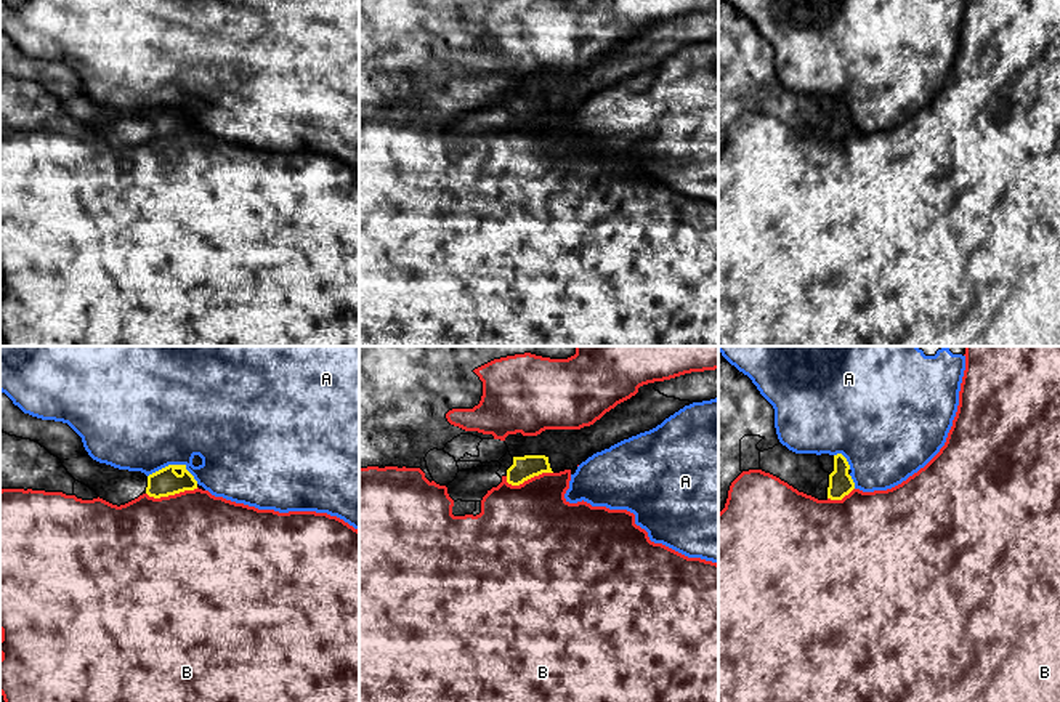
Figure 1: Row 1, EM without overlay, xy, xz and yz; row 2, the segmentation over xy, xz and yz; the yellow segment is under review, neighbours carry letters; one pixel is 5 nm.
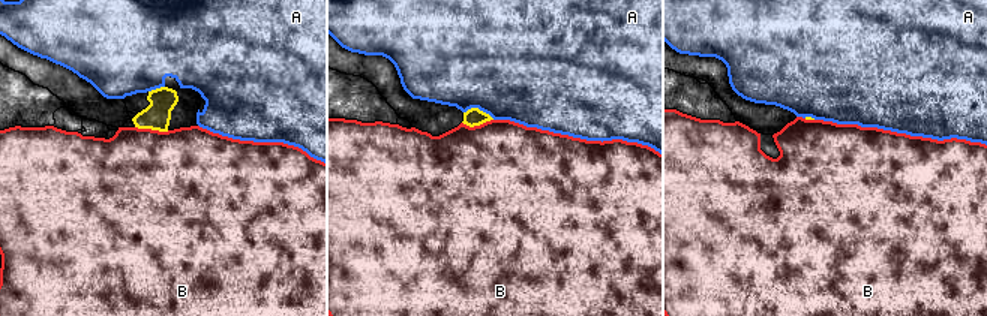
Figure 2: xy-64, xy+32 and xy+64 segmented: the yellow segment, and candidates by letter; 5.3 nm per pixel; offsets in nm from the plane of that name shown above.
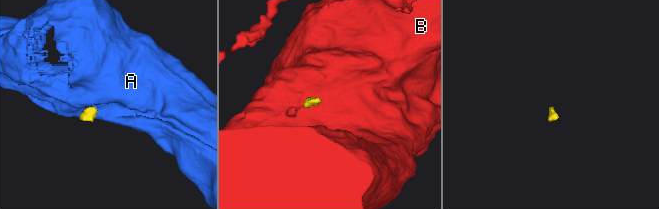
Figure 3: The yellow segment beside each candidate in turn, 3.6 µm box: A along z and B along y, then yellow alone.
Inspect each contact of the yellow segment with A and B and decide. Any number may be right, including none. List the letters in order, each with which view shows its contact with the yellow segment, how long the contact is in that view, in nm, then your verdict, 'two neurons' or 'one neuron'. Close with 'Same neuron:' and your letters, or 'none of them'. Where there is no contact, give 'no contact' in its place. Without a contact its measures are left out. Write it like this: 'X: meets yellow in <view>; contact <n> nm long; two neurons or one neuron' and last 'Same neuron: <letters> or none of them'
A: meets yellow in xy; contact 260 nm long; two neurons
B: meets yellow in xy; contact 260 nm long; two neurons
Same neuron: none of them

